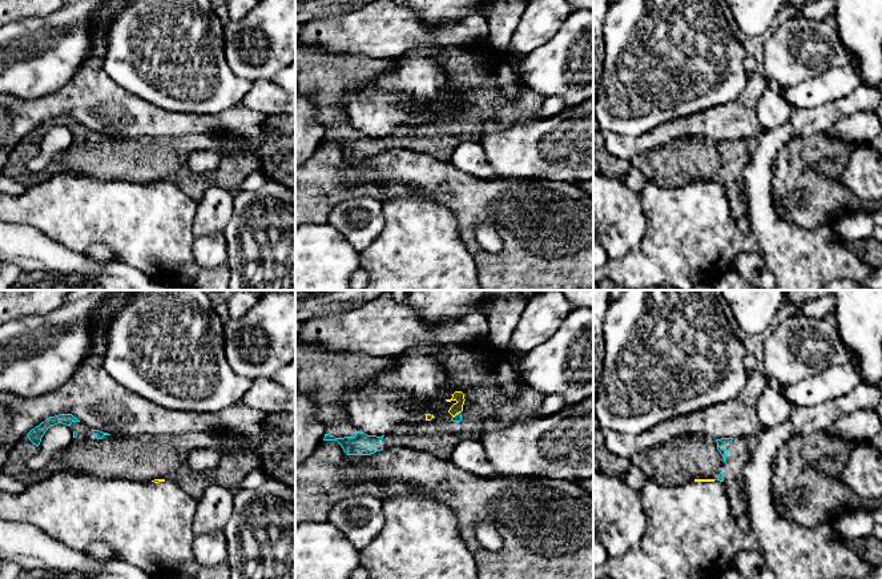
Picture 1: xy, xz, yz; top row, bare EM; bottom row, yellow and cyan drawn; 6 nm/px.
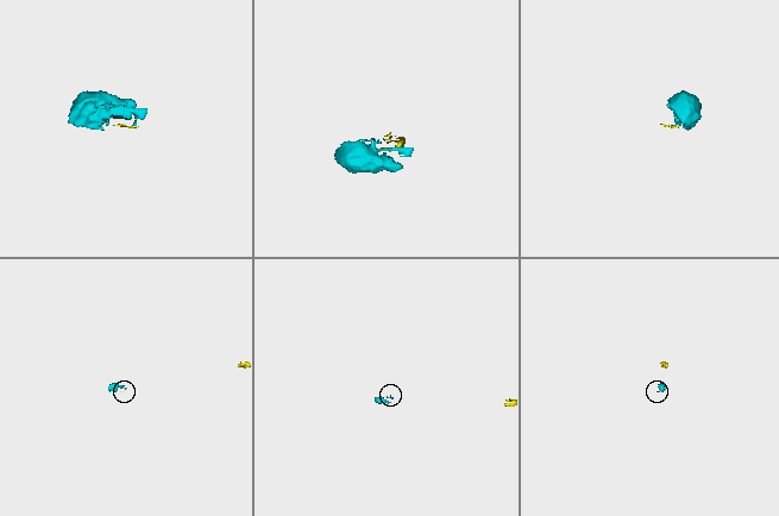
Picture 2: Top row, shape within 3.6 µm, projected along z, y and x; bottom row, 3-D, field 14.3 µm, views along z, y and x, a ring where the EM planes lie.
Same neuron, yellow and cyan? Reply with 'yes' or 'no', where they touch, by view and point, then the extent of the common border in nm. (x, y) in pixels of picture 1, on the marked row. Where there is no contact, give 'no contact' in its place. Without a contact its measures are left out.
no | xz (455, 414) | 60 nm

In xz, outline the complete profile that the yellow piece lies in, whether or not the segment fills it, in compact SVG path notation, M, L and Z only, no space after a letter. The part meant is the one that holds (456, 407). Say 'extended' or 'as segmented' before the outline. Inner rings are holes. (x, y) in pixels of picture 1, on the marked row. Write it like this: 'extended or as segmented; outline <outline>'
extended; outline M426 342L412 346L398 355L398 363L392 369L380 370L374 378L354 382L342 399L342 410L346 418L367 435L382 437L398 426L422 423L435 418L424 409L427 402L444 398L455 403L448 413L455 417L463 411L464 394L455 391L446 395L443 391L448 386L448 377L438 359L442 345Z

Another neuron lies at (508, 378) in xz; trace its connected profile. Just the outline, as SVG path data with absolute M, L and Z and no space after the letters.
M508 351L496 370L496 385L499 390L510 398L519 393L523 383L519 361L520 358L515 353Z

